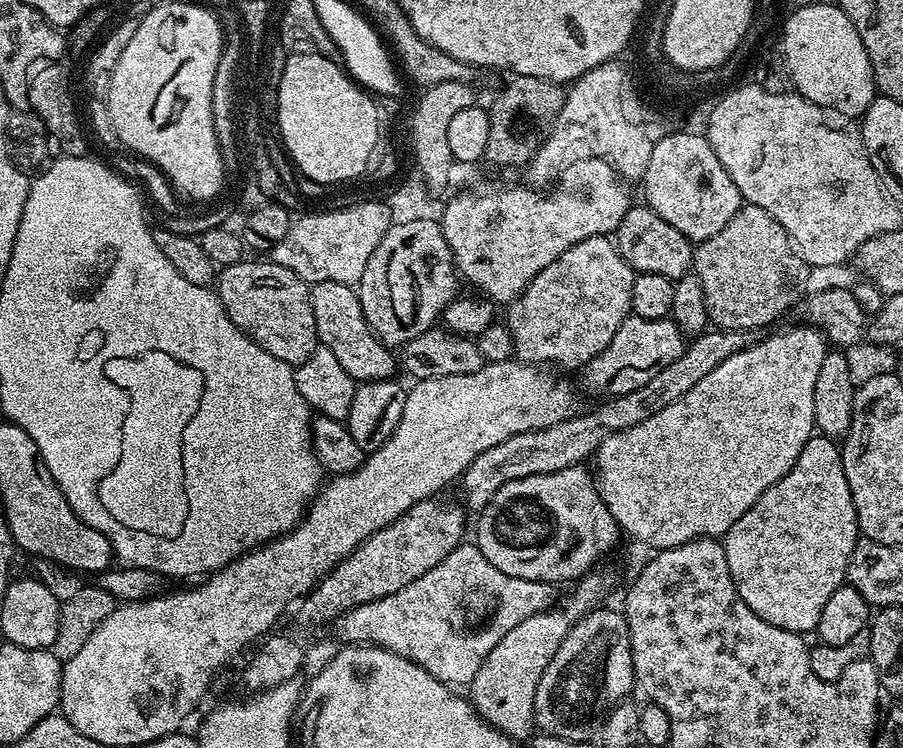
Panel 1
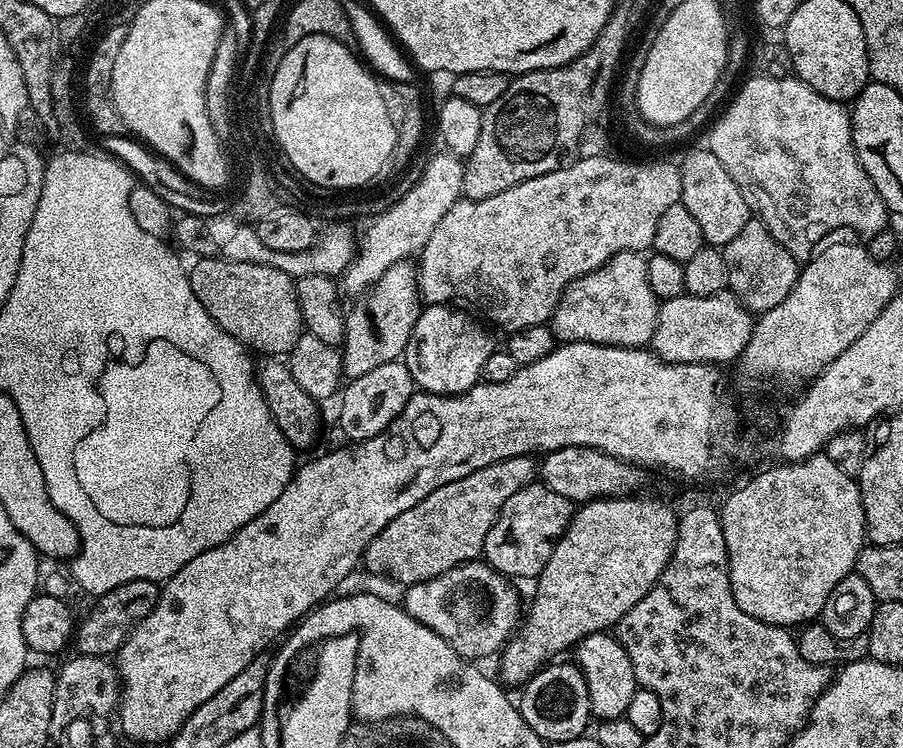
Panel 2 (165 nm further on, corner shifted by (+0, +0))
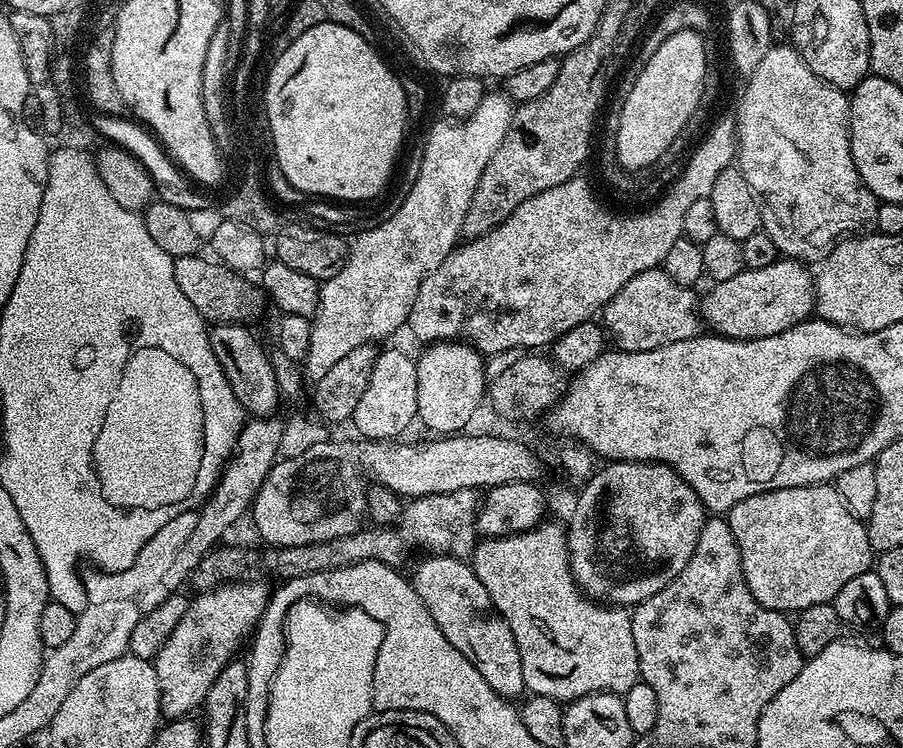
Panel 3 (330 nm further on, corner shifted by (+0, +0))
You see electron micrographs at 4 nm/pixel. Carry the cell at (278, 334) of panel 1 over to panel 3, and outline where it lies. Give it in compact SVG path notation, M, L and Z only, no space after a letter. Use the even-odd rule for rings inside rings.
M207 255L178 256L174 259L174 278L182 289L182 294L190 298L190 306L198 310L205 321L218 324L233 322L252 322L256 315L266 308L266 297L259 287L251 284L239 272L233 272L225 264L209 258Z

